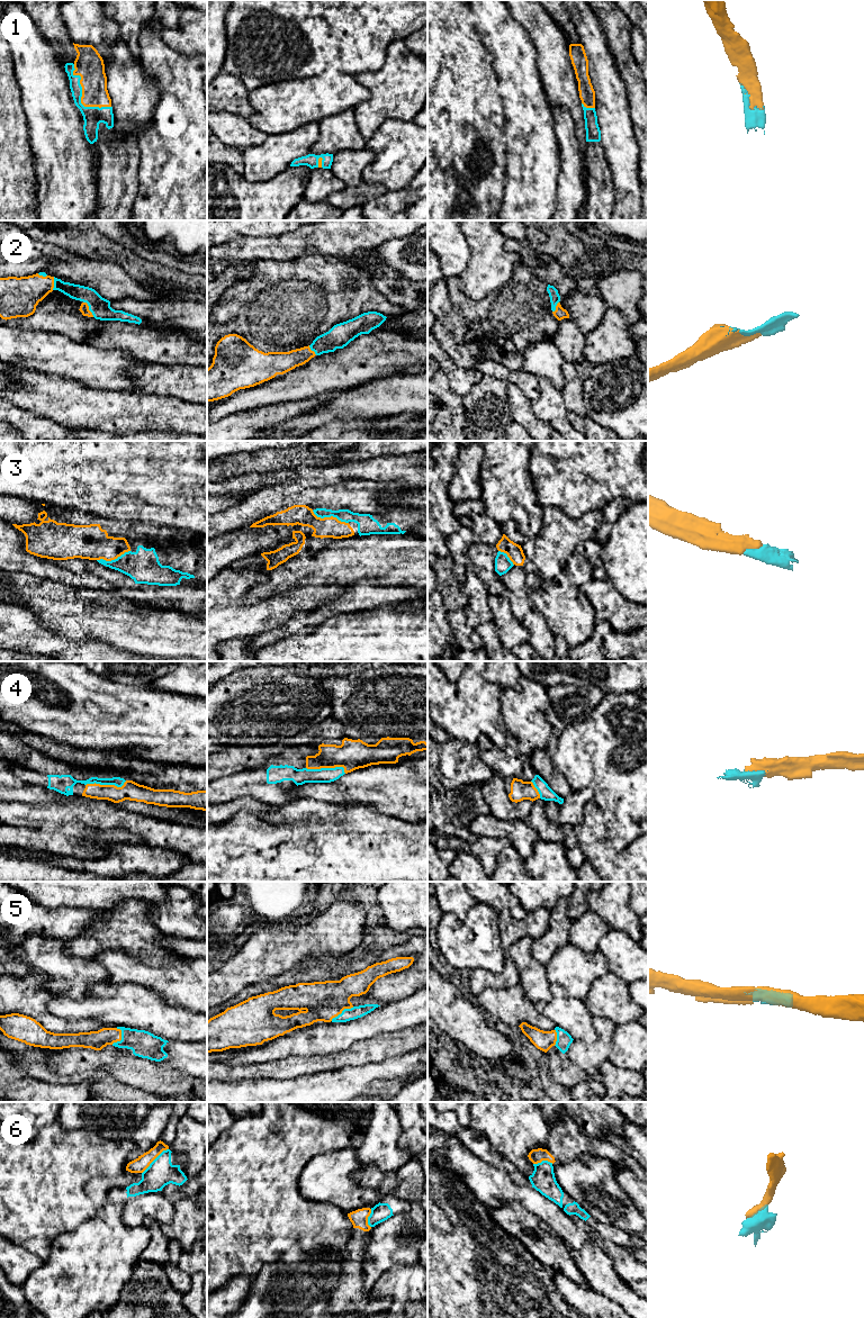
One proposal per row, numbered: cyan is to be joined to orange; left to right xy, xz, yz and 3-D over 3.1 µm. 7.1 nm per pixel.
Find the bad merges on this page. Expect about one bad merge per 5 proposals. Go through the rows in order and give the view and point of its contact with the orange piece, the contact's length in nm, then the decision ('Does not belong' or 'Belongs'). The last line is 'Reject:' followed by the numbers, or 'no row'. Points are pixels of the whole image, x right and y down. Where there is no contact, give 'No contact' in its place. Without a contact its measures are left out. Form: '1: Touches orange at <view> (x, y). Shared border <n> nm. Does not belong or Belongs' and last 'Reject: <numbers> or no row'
1: Touches orange at xy (81, 97). Shared border 420 nm. Belongs
2: Touches orange at xy (88, 308). Shared border 130 nm. Belongs
3: Touches orange at xz (330, 517). Shared border 280 nm. Belongs
4: Touches orange at xz (327, 767). Shared border 300 nm. Belongs
5: Touches orange at xz (342, 1010). Shared border 190 nm. Belongs
6: Touches orange at xy (154, 1158). Shared border 260 nm. Does not belong
Reject: 6

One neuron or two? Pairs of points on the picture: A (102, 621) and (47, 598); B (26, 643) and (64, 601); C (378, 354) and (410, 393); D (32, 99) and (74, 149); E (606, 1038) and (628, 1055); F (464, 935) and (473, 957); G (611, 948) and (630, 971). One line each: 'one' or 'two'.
A: one
B: two
C: two
D: one
E: two
F: one
G: one

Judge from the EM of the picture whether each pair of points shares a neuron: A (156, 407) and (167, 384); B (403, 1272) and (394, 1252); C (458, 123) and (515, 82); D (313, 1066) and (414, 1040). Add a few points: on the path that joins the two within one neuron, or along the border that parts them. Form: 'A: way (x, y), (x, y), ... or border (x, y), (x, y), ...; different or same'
A: border (135, 393), (170, 395), (187, 403); different
B: border (415, 1262), (394, 1264), (377, 1279); different
C: border (493, 68), (501, 100), (497, 111), (503, 119); different
D: way (338, 1059), (374, 1050), (389, 1044); same

